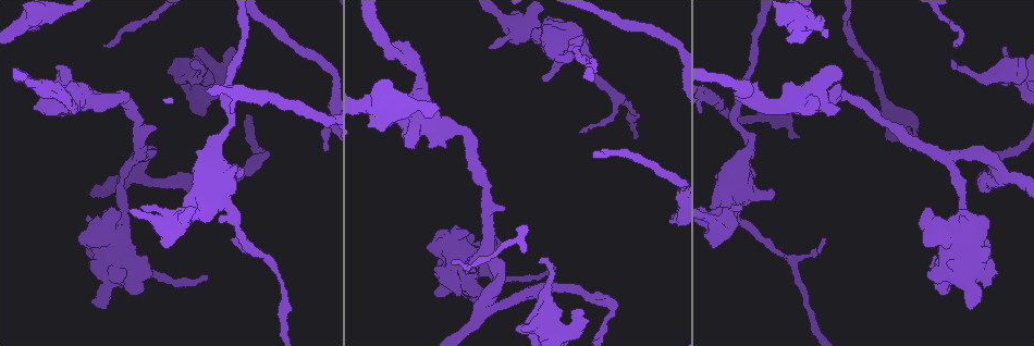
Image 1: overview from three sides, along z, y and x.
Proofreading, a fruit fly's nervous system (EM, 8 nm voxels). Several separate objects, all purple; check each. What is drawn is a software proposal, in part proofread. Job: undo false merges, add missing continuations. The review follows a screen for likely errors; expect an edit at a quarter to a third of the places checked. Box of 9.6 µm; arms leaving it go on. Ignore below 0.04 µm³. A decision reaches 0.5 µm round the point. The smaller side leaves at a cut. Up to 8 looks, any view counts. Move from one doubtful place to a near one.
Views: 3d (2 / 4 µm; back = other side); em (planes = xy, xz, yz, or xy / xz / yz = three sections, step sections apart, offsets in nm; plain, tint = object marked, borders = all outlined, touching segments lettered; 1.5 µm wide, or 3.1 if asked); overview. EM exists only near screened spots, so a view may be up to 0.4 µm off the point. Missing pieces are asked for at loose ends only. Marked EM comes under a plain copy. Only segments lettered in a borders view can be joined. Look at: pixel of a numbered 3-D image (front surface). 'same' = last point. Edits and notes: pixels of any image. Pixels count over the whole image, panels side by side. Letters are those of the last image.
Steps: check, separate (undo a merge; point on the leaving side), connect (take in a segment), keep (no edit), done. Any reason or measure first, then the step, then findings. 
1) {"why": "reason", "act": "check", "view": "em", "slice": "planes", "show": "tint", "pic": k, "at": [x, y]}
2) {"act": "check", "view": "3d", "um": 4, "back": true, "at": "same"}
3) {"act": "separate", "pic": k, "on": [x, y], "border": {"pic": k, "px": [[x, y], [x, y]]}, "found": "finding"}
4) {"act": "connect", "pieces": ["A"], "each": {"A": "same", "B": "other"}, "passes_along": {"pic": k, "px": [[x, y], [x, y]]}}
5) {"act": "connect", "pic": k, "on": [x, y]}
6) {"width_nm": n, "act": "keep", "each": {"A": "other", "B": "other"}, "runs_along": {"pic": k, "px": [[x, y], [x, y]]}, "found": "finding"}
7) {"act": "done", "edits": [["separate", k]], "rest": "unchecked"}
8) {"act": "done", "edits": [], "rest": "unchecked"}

{"why": "thin end", "act": "check", "view": "3d", "um": 2, "pic": 1, "at": [671, 216]}

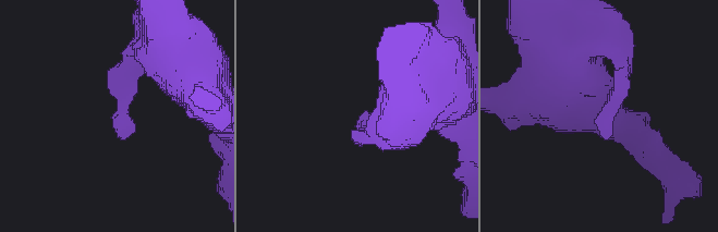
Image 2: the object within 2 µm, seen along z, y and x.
{"why": "shape alone is not enough", "act": "check", "view": "em", "slice": "planes", "show": "borders", "pic": 2, "at": [607, 137]}

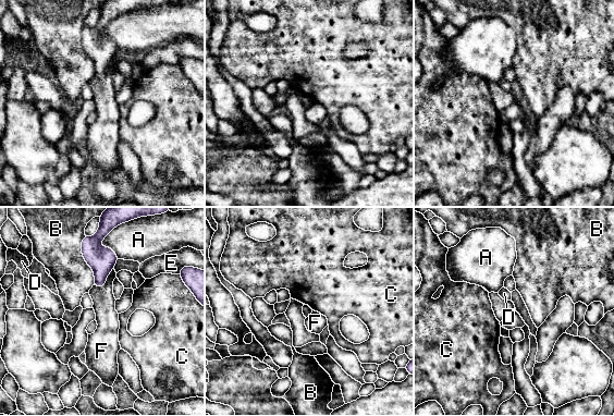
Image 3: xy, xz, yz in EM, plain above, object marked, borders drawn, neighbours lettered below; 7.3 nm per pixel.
{"act": "keep", "each": {"A": "other", "B": "other", "C": "other", "D": "other", "E": "other", "F": "other"}, "border": {"pic": 3, "px": [[113, 268], [101, 286], [93, 285]]}, "found": "no lettered segment goes on from it"}

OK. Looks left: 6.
{"why": "abrupt turn", "act": "check", "view": "em", "slice": "planes", "show": "borders", "pic": 1, "at": [264, 154]}

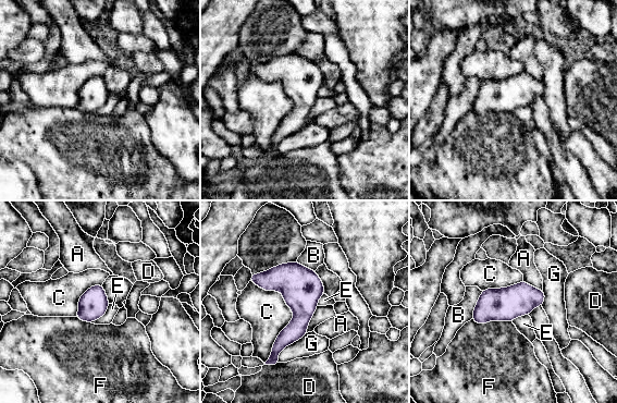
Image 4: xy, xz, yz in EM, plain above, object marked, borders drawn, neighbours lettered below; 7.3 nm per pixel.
{"width_nm": 220, "act": "keep", "each": {"A": "other", "B": "other", "C": "other", "D": "other", "E": "other", "F": "other", "G": "other"}, "border": {"pic": 4, "px": [[250, 280], [293, 312], [264, 364]]}, "found": "one cell here"}

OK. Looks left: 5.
{"why": "free end", "act": "check", "view": "3d", "um": 4, "pic": 1, "at": [205, 279]}

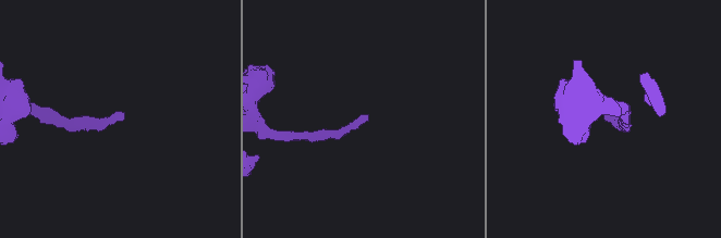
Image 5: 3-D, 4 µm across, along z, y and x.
{"why": "need the tissue", "act": "check", "view": "em", "slice": "planes", "show": "borders", "pic": 5, "at": [124, 114]}

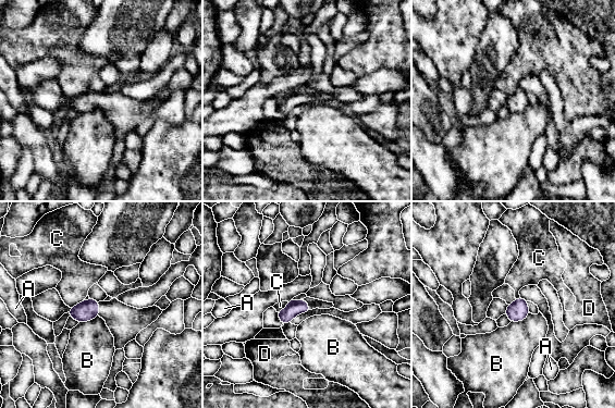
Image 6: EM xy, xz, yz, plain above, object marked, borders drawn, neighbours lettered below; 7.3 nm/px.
{"act": "keep", "each": {"A": "other", "B": "other", "C": "other", "D": "other"}, "found": "no lettered segment goes on from it"}

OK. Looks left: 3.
{"act": "done", "edits": [], "rest": "unchecked"}

